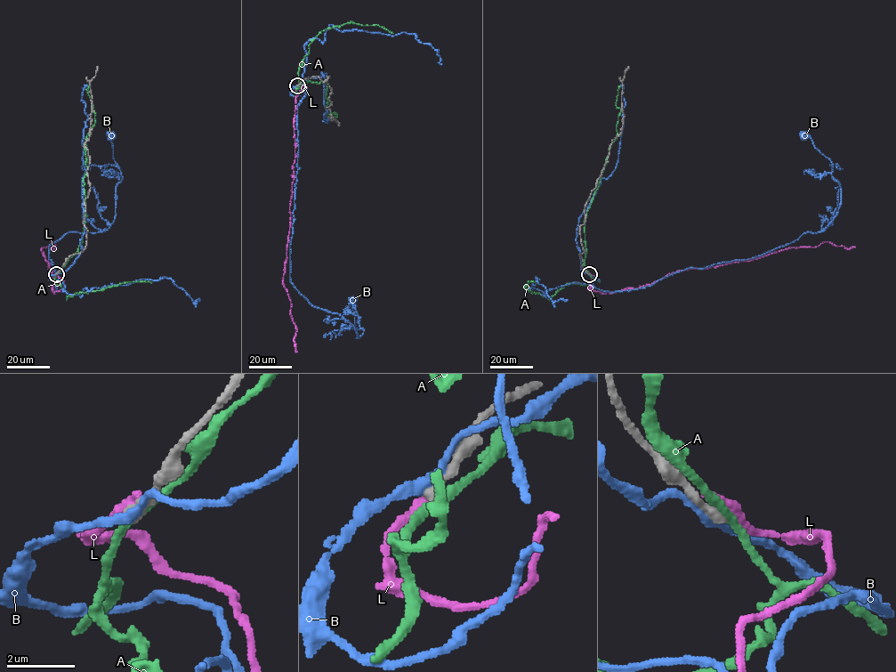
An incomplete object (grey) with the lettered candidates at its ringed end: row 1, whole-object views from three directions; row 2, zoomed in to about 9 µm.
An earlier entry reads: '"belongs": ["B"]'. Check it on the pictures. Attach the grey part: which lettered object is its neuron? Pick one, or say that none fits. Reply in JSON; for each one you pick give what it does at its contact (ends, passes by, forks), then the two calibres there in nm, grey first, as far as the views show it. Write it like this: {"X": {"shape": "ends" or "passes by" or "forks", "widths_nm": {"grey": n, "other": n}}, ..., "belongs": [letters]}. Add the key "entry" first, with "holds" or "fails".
{"entry": "fails", "belongs": []}

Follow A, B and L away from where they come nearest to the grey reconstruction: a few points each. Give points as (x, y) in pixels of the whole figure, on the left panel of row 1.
A: (57, 273), (77, 251), (84, 226), (85, 138), (94, 123), (92, 101), (87, 92), (89, 85)
B: (57, 273), (50, 279), (64, 288), (56, 292), (51, 243), (113, 222), (122, 177), (109, 135)
L: (56, 273), (53, 275), (64, 281), (64, 286), (53, 294), (52, 271), (42, 249), (52, 242), (55, 247)

